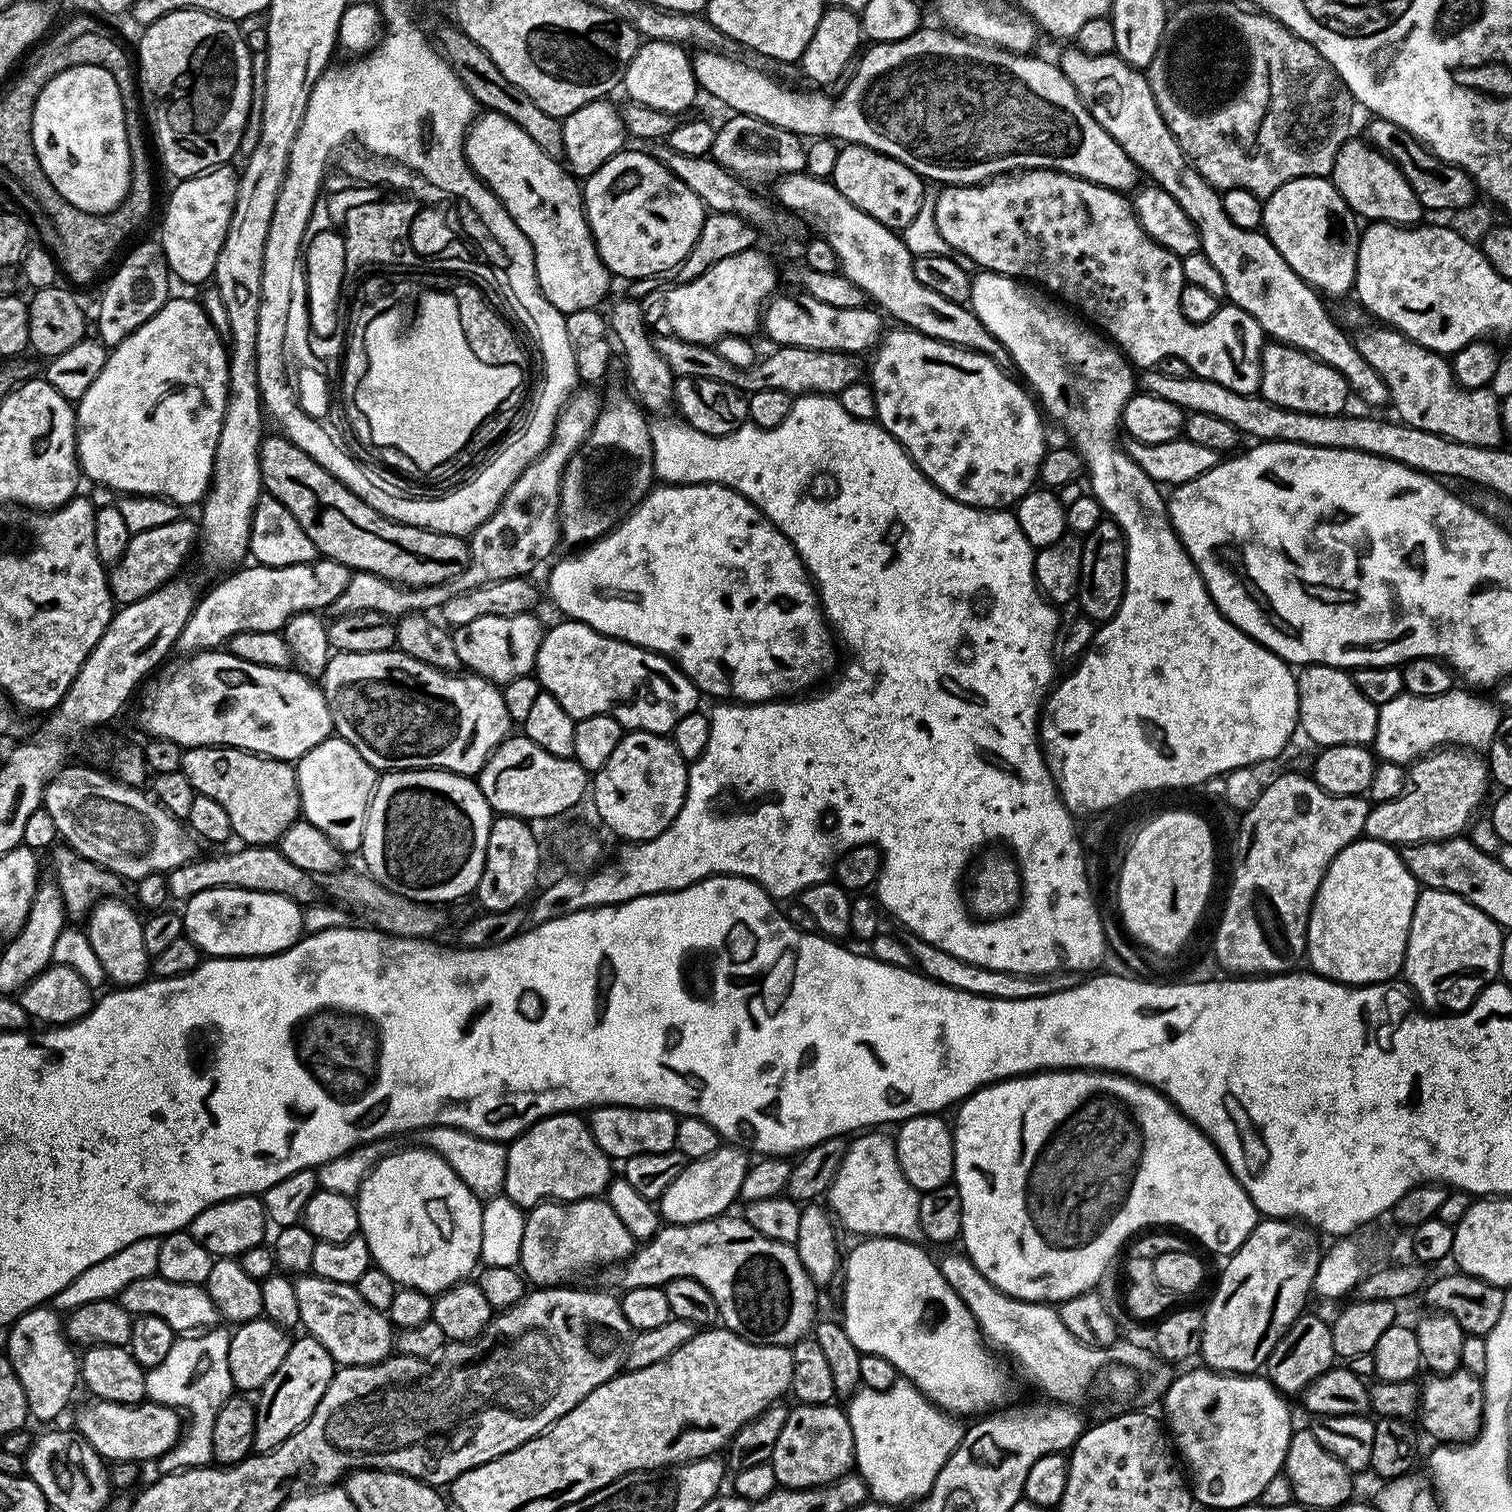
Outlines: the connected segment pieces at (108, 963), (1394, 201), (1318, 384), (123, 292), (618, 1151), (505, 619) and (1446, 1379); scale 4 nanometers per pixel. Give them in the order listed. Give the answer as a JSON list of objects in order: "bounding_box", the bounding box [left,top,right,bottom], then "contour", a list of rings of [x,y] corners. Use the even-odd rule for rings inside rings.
[{"bounding_box":[86,898,150,988],"contour":[[[103,898],[93,905],[91,912],[86,916],[86,933],[90,946],[94,946],[94,954],[98,958],[98,962],[102,962],[102,970],[105,977],[109,981],[113,980],[113,985],[121,988],[132,988],[135,984],[142,984],[150,976],[150,957],[146,950],[146,942],[142,938],[142,930],[144,929],[144,920],[141,913],[137,911],[131,904],[126,901],[120,900],[121,898]]]},{"bounding_box":[1330,138,1426,226],"contour":[[[1350,138],[1342,145],[1332,167],[1330,179],[1338,194],[1342,194],[1357,217],[1364,219],[1365,216],[1365,221],[1385,220],[1388,224],[1401,226],[1419,225],[1425,219],[1426,210],[1418,202],[1414,190],[1410,190],[1410,182],[1406,182],[1402,170],[1373,148],[1367,139],[1356,139]]]},{"bounding_box":[1259,342,1350,416],"contour":[[[1268,342],[1260,355],[1259,395],[1286,410],[1319,416],[1338,416],[1347,409],[1344,407],[1348,404],[1350,389],[1346,378],[1342,378],[1342,374],[1338,374],[1338,370],[1334,370],[1326,362],[1297,348]]]},{"bounding_box":[96,239,170,350],"contour":[[[155,239],[140,244],[137,248],[127,249],[128,257],[115,265],[116,273],[108,280],[104,293],[100,296],[100,309],[96,312],[96,332],[101,344],[111,350],[123,340],[130,338],[138,326],[142,326],[170,299],[168,280],[170,273],[164,257],[164,250]]]},{"bounding_box":[586,1104,678,1162],"contour":[[[607,1104],[591,1109],[586,1119],[590,1134],[594,1134],[594,1142],[598,1142],[600,1149],[613,1162],[623,1162],[638,1154],[666,1154],[676,1147],[678,1117],[664,1108],[623,1108]]]},{"bounding_box":[452,612,545,686],"contour":[[[523,612],[513,616],[487,616],[486,618],[474,618],[474,622],[466,622],[466,626],[455,629],[452,632],[454,638],[454,650],[458,650],[458,658],[461,665],[469,673],[483,676],[485,680],[491,680],[497,686],[509,684],[514,678],[522,678],[529,675],[535,669],[538,658],[538,646],[542,642],[545,625],[540,625],[540,620],[532,612]]]},{"bounding_box":[1418,1370,1484,1445],"contour":[[[1461,1370],[1449,1376],[1435,1374],[1420,1384],[1420,1411],[1418,1424],[1445,1445],[1462,1444],[1480,1433],[1484,1425],[1484,1381],[1479,1375]],[[1424,1427],[1424,1428],[1423,1428]]]}]

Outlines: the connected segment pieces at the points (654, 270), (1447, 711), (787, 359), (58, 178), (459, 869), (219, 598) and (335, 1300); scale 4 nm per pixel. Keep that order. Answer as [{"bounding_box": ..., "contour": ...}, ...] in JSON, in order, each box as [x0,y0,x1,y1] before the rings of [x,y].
[{"bounding_box":[582,150,706,282],"contour":[[[623,150],[610,157],[592,176],[587,177],[583,181],[582,195],[584,198],[584,215],[588,217],[588,225],[592,231],[592,237],[596,243],[596,249],[602,258],[602,262],[608,267],[608,271],[613,277],[625,276],[626,279],[633,280],[633,282],[639,282],[645,278],[659,277],[659,272],[664,272],[664,274],[671,273],[673,268],[678,267],[684,261],[686,254],[690,254],[690,250],[694,246],[694,242],[704,225],[706,209],[704,203],[698,198],[698,194],[694,194],[694,190],[690,190],[690,186],[682,183],[669,168],[657,162],[655,155],[649,153],[647,156],[644,152]]]},{"bounding_box":[1372,687,1502,765],"contour":[[[1455,687],[1437,698],[1419,698],[1404,693],[1379,705],[1378,730],[1372,746],[1380,760],[1409,765],[1422,755],[1442,747],[1463,747],[1471,751],[1487,751],[1502,719],[1499,707],[1470,696],[1463,687]]]},{"bounding_box":[656,336,860,396],"contour":[[[656,336],[656,353],[670,366],[673,377],[710,378],[714,382],[722,382],[740,389],[745,394],[758,390],[782,390],[791,396],[836,396],[846,386],[857,383],[860,376],[859,355],[850,352],[827,352],[826,350],[810,350],[802,346],[776,346],[769,356],[761,355],[756,363],[739,368],[726,362],[715,347],[707,344],[686,342],[677,336]]]},{"bounding_box":[32,66,132,212],"contour":[[[102,66],[62,70],[38,94],[32,115],[34,150],[46,178],[78,210],[112,212],[130,190],[132,163],[118,82]]]},{"bounding_box":[358,768,494,906],"contour":[[[406,768],[388,770],[377,779],[376,788],[372,791],[372,799],[368,801],[368,813],[364,819],[364,833],[358,849],[364,855],[366,872],[373,880],[389,891],[404,897],[411,902],[419,902],[427,906],[443,906],[447,900],[460,900],[463,896],[471,897],[482,878],[482,870],[486,862],[486,842],[490,842],[490,826],[494,819],[492,808],[486,802],[479,783],[473,777],[460,776],[457,772],[445,772],[442,768]]]},{"bounding_box":[179,558,352,654],"contour":[[[317,558],[311,564],[271,568],[253,563],[251,567],[236,570],[241,572],[233,571],[228,574],[233,576],[218,581],[205,596],[203,593],[197,599],[180,635],[179,651],[195,654],[216,650],[243,632],[280,632],[294,614],[331,609],[352,578],[352,572],[346,565],[327,558]]]},{"bounding_box":[293,1274,396,1365],"contour":[[[311,1274],[299,1275],[293,1284],[301,1327],[307,1335],[322,1342],[337,1365],[374,1365],[393,1353],[396,1334],[392,1322],[385,1313],[367,1305],[353,1285],[330,1282]]]}]

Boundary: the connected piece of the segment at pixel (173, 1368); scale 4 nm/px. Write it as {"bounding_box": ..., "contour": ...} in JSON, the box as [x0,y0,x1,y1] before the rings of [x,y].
{"bounding_box":[147,1326,234,1473],"contour":[[[213,1326],[199,1334],[181,1335],[174,1346],[170,1346],[170,1354],[166,1354],[163,1362],[147,1369],[147,1399],[192,1415],[192,1421],[186,1424],[186,1438],[160,1457],[158,1467],[161,1473],[183,1472],[186,1468],[202,1468],[213,1463],[212,1435],[216,1409],[222,1407],[234,1392],[228,1361],[228,1338],[229,1333],[223,1332],[220,1326]]]}

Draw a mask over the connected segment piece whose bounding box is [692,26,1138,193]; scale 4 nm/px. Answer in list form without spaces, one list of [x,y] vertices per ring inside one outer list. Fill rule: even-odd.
[[[921,27],[920,31],[902,38],[898,42],[889,44],[872,44],[869,52],[865,51],[859,57],[860,65],[856,72],[847,77],[848,85],[840,92],[840,97],[832,101],[827,96],[827,91],[812,90],[816,92],[799,92],[798,89],[789,87],[787,83],[781,82],[775,75],[767,72],[760,72],[746,64],[743,59],[734,56],[724,56],[722,53],[714,51],[697,51],[692,56],[692,69],[696,75],[697,85],[704,88],[716,100],[721,100],[726,107],[732,108],[733,113],[741,116],[753,116],[762,122],[770,122],[770,126],[778,126],[782,130],[790,130],[795,136],[801,138],[835,138],[844,144],[861,144],[867,148],[872,148],[876,152],[886,154],[914,170],[925,181],[937,180],[937,185],[951,186],[953,184],[983,184],[986,180],[993,180],[996,176],[1007,176],[1010,172],[1027,172],[1030,168],[1053,168],[1056,172],[1065,172],[1071,176],[1077,176],[1083,180],[1089,180],[1095,184],[1100,184],[1103,188],[1112,188],[1115,192],[1127,193],[1128,188],[1135,189],[1136,176],[1138,169],[1133,160],[1128,157],[1126,150],[1094,122],[1090,110],[1078,98],[1072,83],[1066,78],[1066,74],[1061,70],[1059,63],[1043,60],[1037,54],[1021,54],[1018,52],[1007,52],[1004,48],[996,48],[993,44],[982,44],[979,40],[970,40],[966,36],[958,36],[954,32],[945,30],[943,27],[936,28]]]

